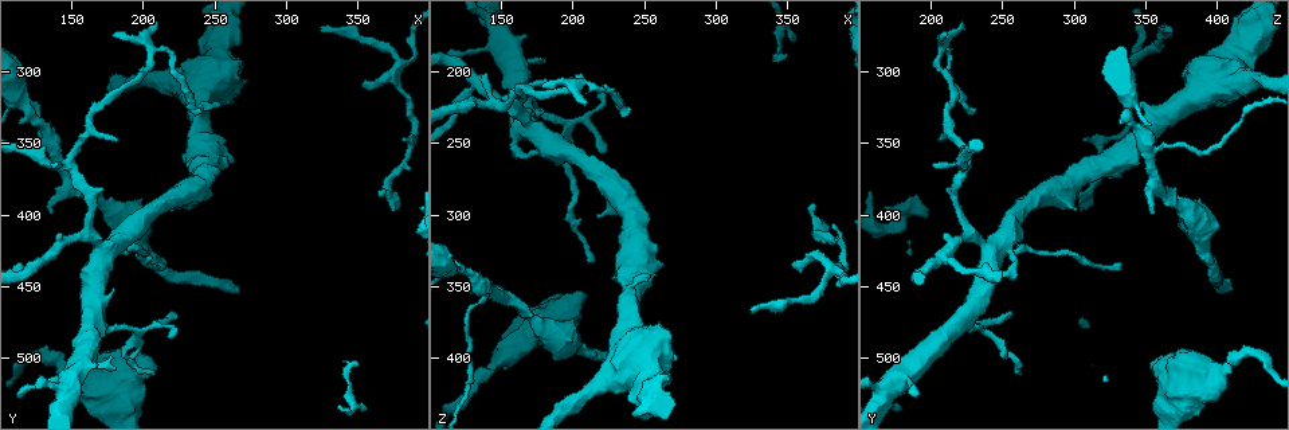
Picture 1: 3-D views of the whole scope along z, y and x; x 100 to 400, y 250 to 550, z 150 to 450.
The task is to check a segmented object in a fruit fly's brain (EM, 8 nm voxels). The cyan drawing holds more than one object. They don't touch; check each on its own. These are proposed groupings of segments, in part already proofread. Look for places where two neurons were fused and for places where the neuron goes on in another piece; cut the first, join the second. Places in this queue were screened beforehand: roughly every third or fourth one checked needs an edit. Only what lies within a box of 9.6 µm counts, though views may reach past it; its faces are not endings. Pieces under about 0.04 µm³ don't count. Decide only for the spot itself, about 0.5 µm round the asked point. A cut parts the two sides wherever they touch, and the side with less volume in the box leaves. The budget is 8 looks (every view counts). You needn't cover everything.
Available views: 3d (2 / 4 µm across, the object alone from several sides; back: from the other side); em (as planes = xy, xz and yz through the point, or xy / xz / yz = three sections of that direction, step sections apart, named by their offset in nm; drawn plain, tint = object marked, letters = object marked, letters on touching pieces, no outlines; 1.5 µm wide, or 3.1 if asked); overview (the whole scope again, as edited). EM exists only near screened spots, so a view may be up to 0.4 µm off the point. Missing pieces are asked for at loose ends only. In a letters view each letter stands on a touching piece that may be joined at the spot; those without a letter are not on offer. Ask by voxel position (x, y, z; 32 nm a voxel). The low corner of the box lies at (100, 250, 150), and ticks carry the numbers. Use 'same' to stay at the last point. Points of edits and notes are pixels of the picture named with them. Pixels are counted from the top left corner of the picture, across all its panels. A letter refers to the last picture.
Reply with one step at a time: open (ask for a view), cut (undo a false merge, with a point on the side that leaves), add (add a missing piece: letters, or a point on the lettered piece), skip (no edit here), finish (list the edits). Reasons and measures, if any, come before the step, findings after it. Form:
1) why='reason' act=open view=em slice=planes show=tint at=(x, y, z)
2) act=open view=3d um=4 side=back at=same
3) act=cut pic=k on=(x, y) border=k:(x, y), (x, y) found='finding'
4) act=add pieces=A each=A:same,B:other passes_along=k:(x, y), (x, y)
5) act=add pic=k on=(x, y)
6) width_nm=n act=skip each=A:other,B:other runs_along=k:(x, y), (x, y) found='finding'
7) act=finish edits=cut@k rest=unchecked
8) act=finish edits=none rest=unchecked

why='branch stops here' act=open view=em slice=planes show=letters at=(266, 452, 406)

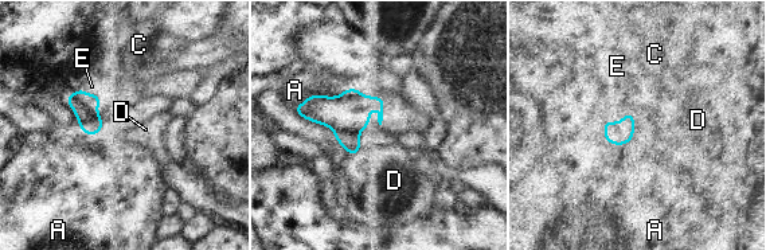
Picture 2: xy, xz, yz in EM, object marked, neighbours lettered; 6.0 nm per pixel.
longest_contact=A:240nm act=skip each=A:other,C:other,D:other,E:other found='no lettered piece goes on from it'

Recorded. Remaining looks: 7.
why='sharp bend' act=open view=3d um=4 at=(138, 356, 354)

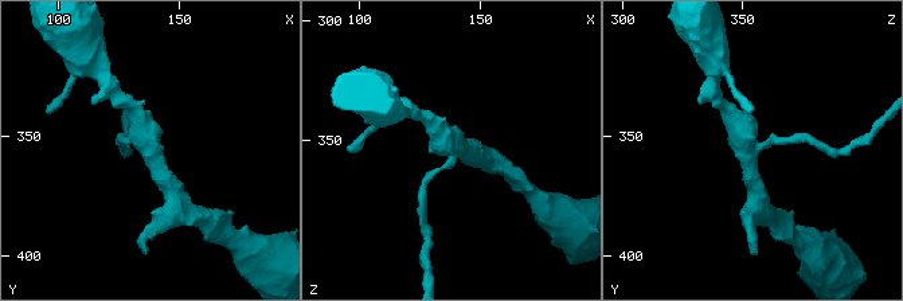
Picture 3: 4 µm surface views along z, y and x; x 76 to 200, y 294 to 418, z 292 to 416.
arms=3 act=open view=em slice=xy step=4 show=tint at=(139, 356, 352)

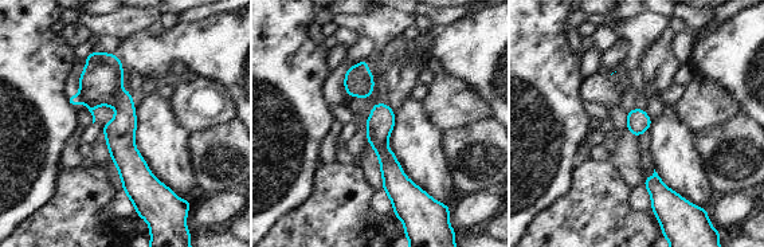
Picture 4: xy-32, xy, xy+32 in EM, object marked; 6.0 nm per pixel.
why='cut it another way' act=open view=em slice=yz step=8 show=letters at=same

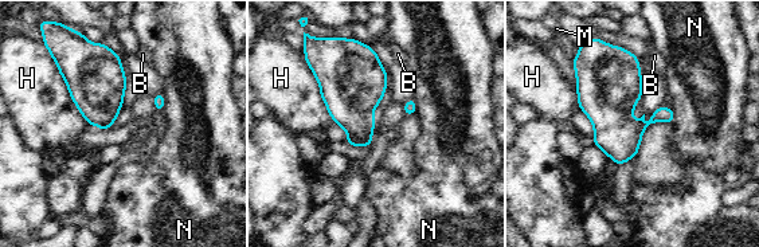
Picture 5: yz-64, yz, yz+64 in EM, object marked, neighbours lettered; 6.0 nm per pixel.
act=skip each=B:other,H:other,M:other,N:other border=5:(53, 59), (71, 101), (89, 124) found='all the same neuron'

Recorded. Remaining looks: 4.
why='free end' act=open view=3d um=4 at=(322, 270, 370)

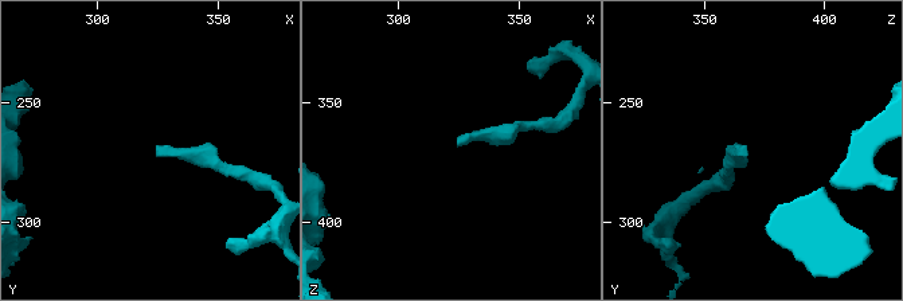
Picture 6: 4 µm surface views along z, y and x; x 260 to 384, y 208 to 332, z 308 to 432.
act=open view=em slice=xy step=8 show=letters at=(324, 272, 367)

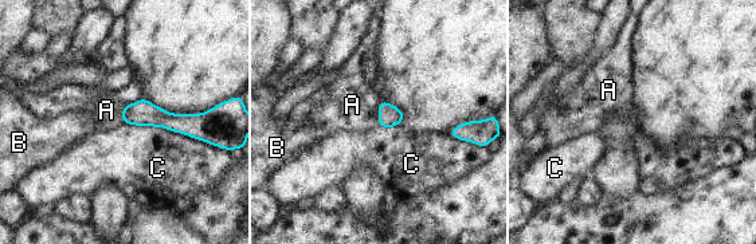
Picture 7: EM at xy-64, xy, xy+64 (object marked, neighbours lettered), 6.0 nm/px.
width_nm=140 act=add pieces=A each=A:same,B:other,C:other found='the neuron continues'

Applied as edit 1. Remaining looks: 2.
act=finish edits=add@7 rest=unchecked

